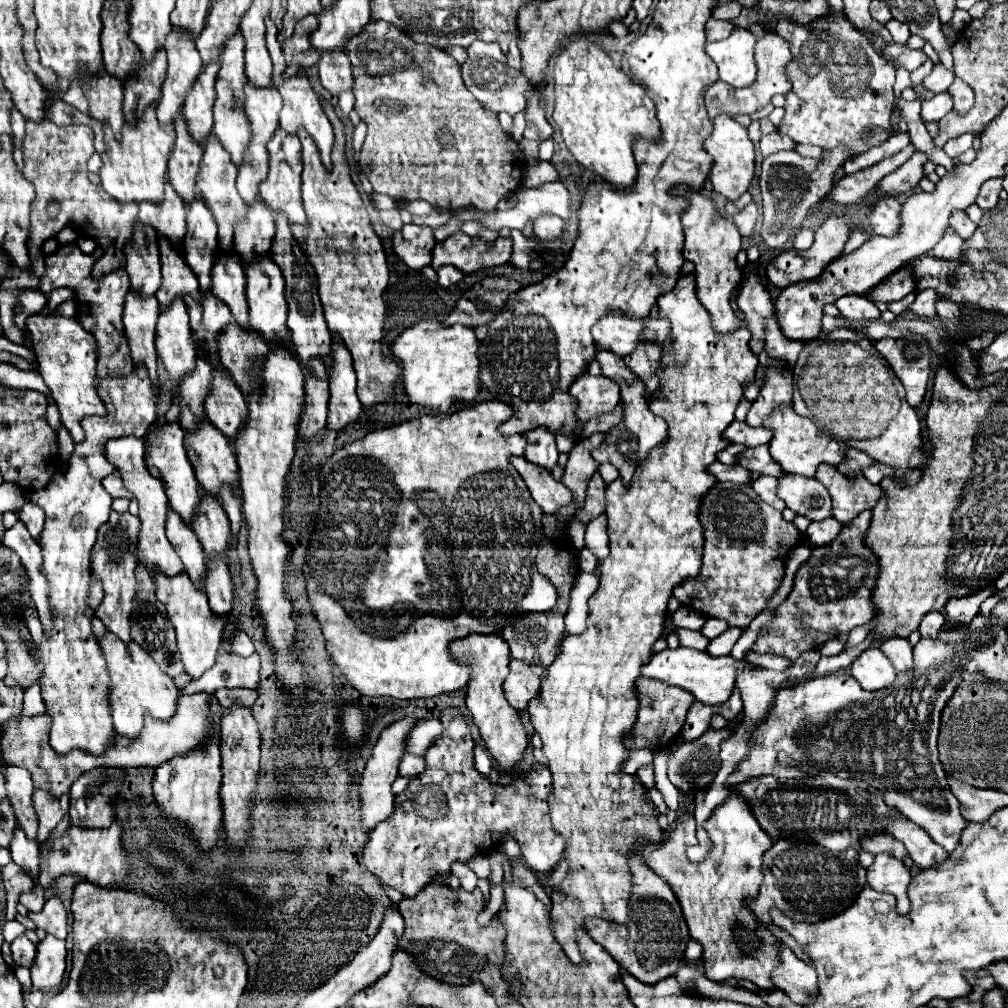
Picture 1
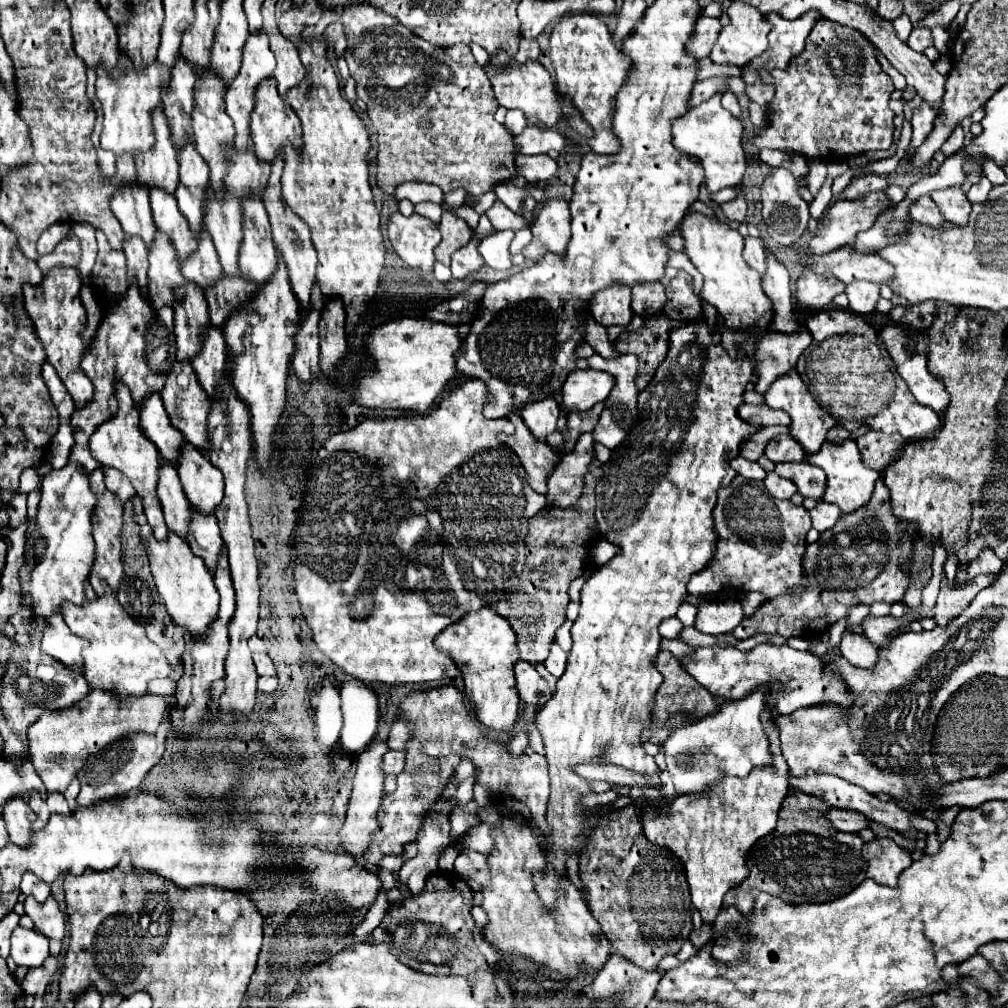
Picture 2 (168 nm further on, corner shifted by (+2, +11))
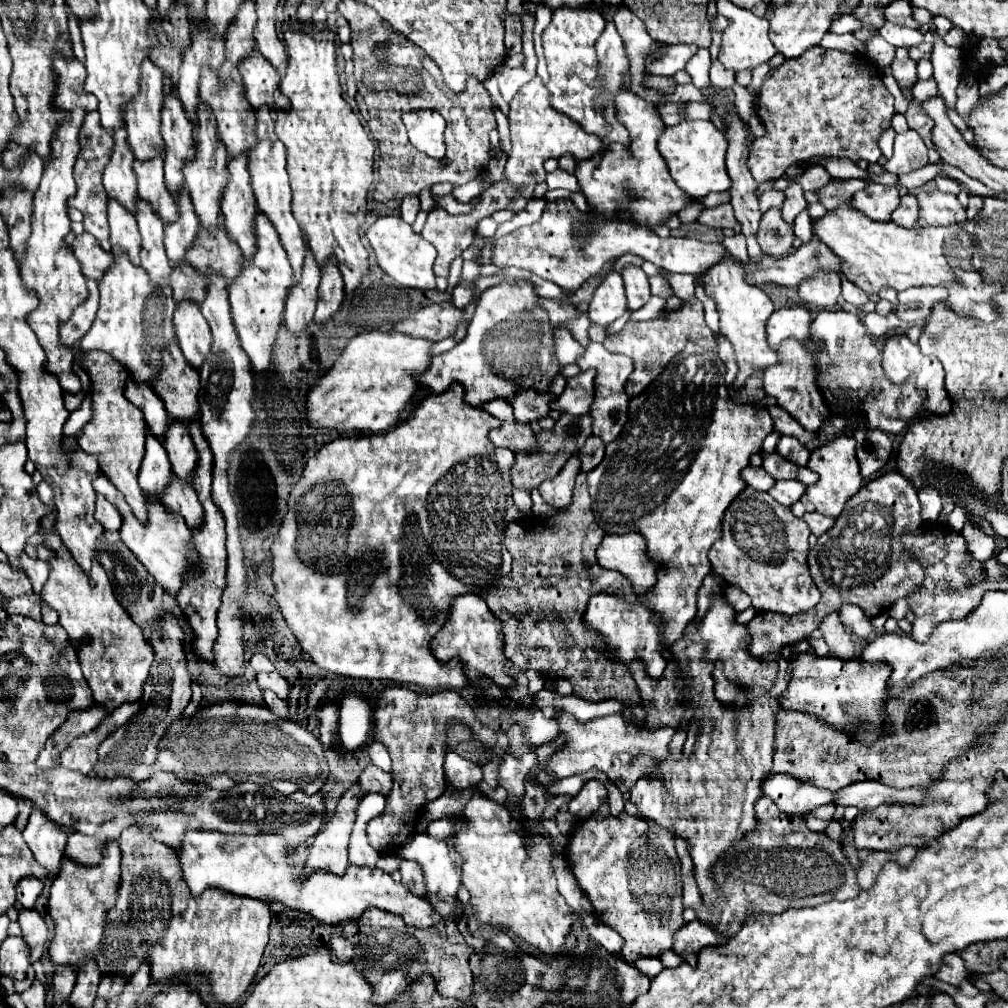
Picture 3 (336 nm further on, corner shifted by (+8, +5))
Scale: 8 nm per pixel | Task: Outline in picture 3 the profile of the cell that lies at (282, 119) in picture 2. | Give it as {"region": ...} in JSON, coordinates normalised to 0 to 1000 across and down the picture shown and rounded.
{"region":[[[257,51],[255,55],[247,55],[247,59],[239,63],[237,72],[245,86],[245,98],[251,106],[287,106],[287,98],[279,94],[277,88],[277,72]]]}

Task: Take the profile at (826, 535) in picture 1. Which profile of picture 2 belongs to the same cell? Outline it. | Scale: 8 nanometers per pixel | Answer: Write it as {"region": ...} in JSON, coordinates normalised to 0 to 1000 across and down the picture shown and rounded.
{"region":[[[811,497],[811,501],[803,509],[805,509],[805,515],[807,515],[807,523],[813,529],[824,525],[834,513],[834,505],[830,501],[824,501],[824,499],[818,499],[818,497]]]}

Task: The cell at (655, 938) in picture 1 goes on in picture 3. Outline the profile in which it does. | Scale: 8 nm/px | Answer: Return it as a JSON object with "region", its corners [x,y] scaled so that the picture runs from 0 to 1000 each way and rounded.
{"region":[[[596,801],[586,811],[576,813],[566,826],[563,838],[563,854],[572,870],[578,886],[586,892],[590,900],[590,910],[610,922],[618,932],[618,951],[622,955],[630,955],[634,949],[652,949],[656,943],[666,941],[668,928],[674,924],[678,914],[678,896],[676,896],[676,856],[670,844],[670,828],[668,824],[656,818],[632,818],[630,816],[644,816],[640,813],[626,811],[622,807],[606,809],[602,801]]]}

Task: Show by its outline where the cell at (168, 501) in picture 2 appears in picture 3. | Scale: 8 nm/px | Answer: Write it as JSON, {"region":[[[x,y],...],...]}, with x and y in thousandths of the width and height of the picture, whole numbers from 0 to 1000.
{"region":[[[148,428],[144,455],[142,455],[140,467],[138,467],[138,483],[144,487],[144,491],[152,491],[158,497],[158,489],[166,483],[170,471],[172,471],[172,467],[168,463],[164,443],[162,443],[160,436]]]}

